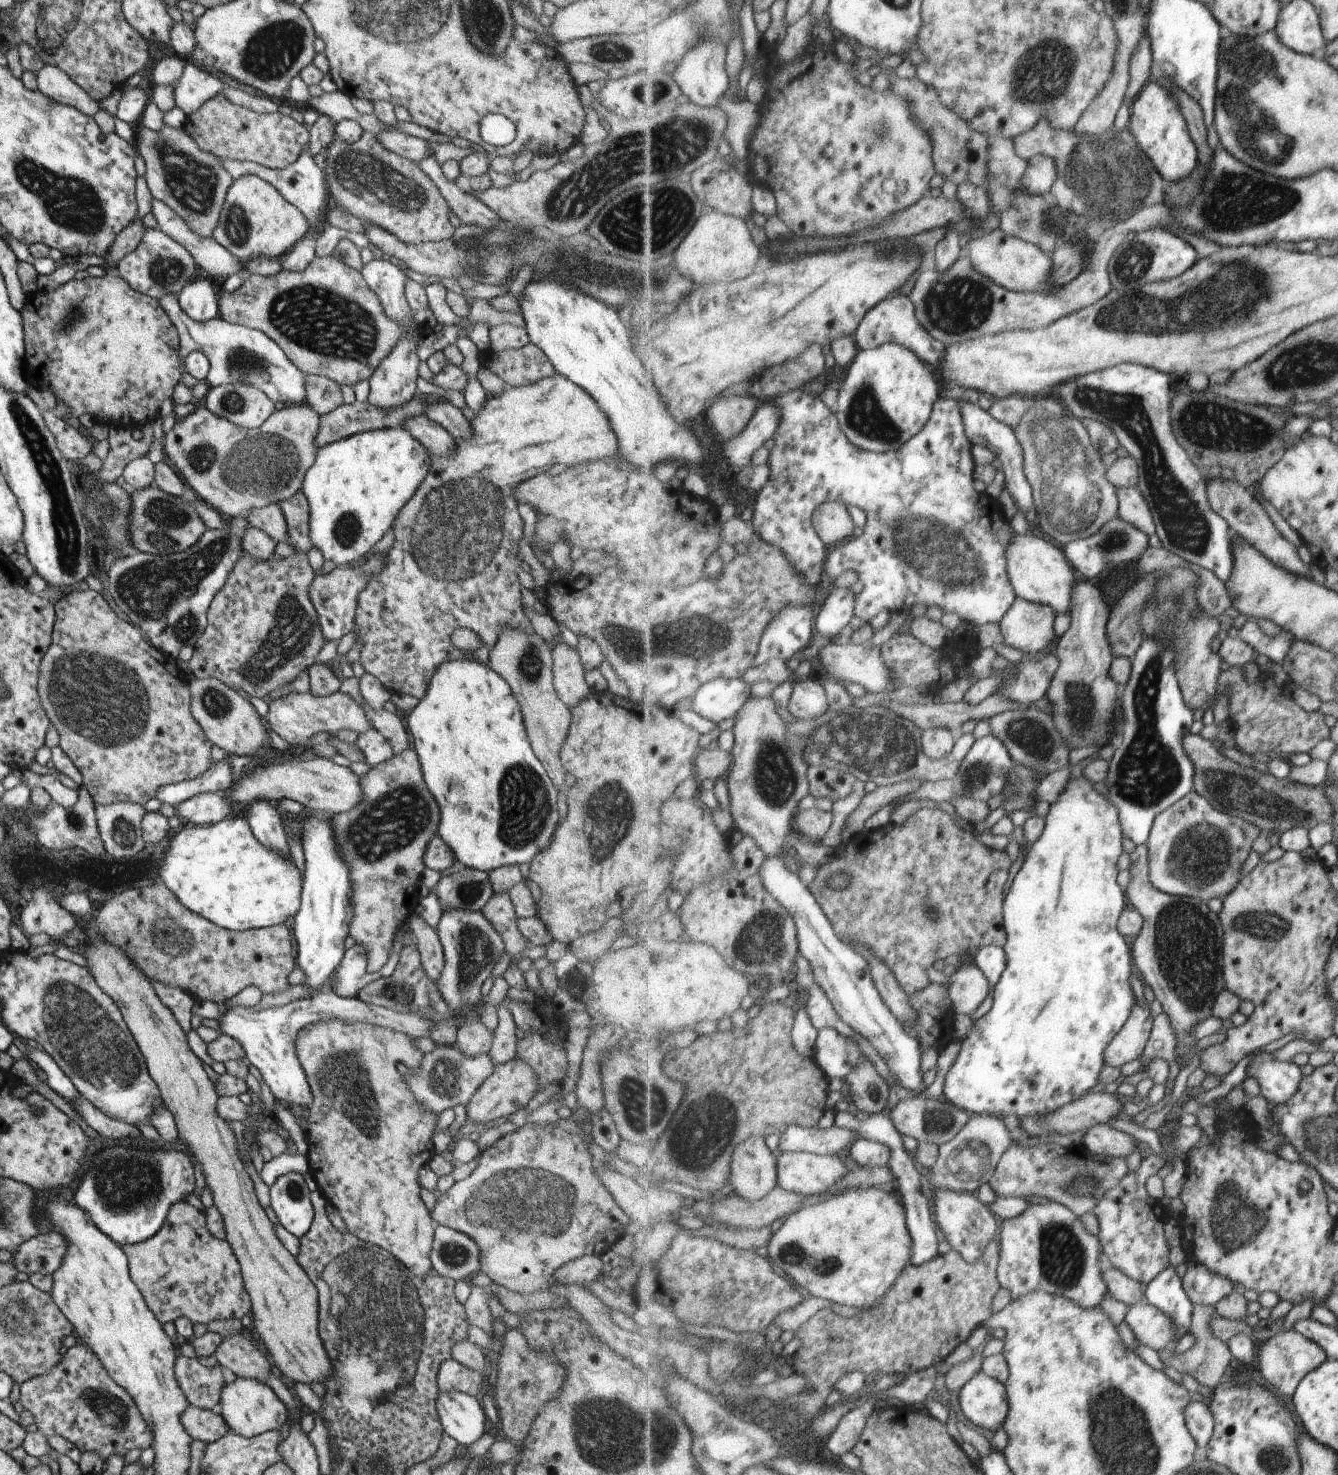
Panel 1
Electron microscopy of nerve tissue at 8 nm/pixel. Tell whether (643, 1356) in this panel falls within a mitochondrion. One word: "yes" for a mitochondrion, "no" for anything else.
no

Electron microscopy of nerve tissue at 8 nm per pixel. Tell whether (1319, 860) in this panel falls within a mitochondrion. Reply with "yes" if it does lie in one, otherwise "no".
no

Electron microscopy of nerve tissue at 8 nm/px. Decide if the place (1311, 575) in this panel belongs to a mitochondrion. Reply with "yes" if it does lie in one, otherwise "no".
no

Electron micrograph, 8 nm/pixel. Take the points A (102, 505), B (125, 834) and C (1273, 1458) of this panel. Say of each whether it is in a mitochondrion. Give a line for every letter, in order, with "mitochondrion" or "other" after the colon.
A: mitochondrion
B: mitochondrion
C: mitochondrion

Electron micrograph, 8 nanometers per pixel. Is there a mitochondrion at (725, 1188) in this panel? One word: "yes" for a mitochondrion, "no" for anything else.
no

